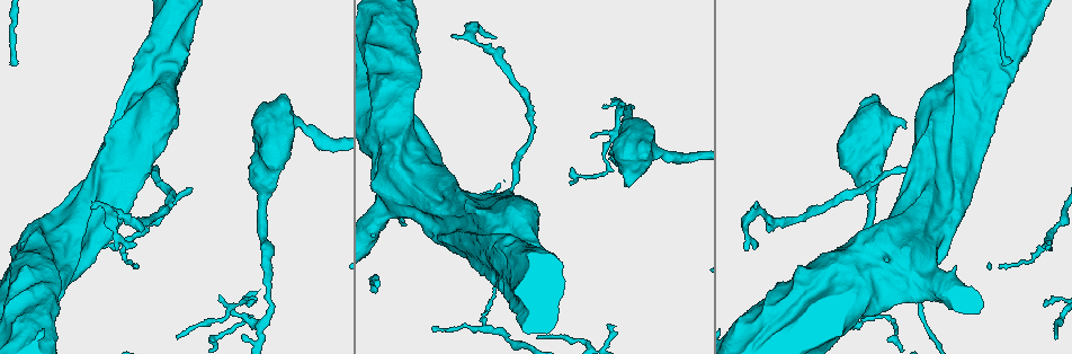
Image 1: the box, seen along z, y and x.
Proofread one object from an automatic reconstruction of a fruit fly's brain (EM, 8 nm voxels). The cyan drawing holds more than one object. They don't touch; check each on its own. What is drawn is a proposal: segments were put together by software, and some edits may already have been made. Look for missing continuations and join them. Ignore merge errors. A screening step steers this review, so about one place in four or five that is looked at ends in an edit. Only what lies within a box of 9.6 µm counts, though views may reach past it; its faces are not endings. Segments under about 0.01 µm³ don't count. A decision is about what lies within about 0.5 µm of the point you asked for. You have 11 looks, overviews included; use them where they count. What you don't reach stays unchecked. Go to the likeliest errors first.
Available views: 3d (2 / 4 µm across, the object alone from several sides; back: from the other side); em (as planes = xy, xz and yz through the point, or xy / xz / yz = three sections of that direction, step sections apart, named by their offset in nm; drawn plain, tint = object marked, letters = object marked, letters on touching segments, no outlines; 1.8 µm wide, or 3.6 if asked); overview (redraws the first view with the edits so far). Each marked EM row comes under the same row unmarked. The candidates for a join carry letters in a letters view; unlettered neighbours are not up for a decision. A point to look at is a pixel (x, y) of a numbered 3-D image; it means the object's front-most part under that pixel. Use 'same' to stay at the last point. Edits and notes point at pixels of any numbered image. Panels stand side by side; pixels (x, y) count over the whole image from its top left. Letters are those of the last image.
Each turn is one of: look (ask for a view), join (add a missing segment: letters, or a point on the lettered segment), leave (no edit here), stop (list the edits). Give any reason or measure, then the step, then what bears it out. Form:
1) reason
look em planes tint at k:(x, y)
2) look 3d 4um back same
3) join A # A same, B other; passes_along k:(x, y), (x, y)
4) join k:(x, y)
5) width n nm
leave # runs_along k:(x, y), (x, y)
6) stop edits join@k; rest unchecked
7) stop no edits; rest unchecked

tapers out
look 3d 2um at 1:(376, 291)

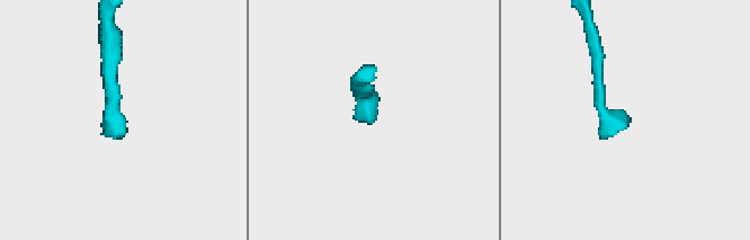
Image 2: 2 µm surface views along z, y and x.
now the EM
look em xy step 16 tint at 2:(629, 121)

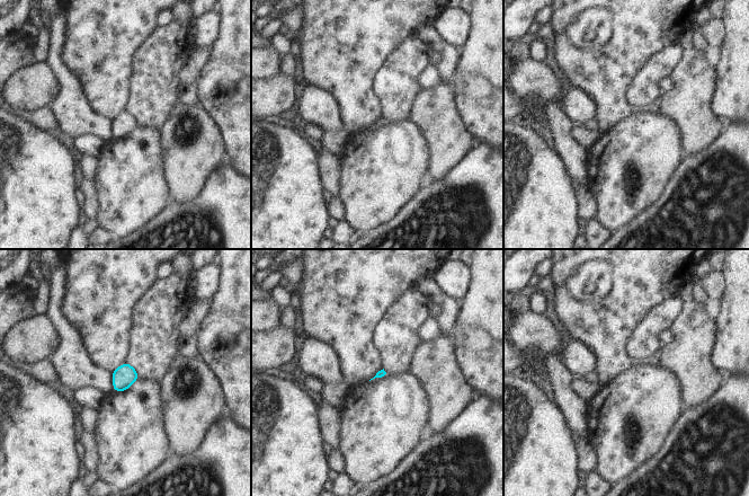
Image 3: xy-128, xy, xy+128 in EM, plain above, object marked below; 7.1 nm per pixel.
another direction
look em planes letters same

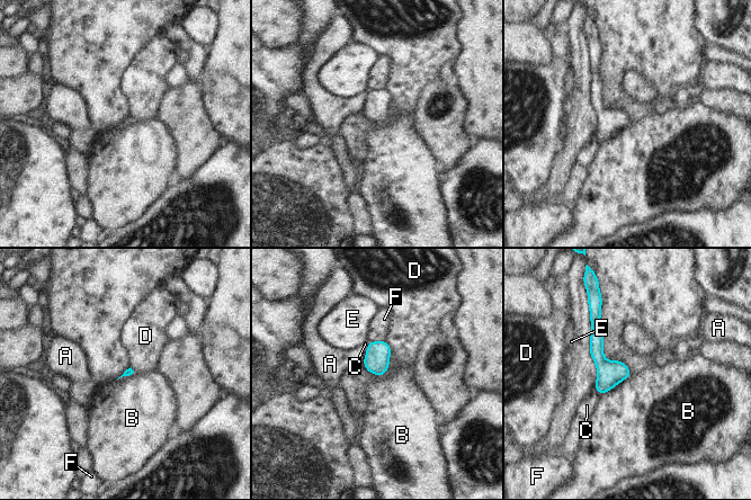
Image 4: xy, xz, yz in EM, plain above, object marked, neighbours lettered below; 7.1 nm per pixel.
leave # A other, B other, C other, D other, E other, F other; runs_along 4:(595, 317), (601, 391); no lettered segment goes on from it

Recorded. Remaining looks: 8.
tapers out
look em planes tint at 1:(608, 325)

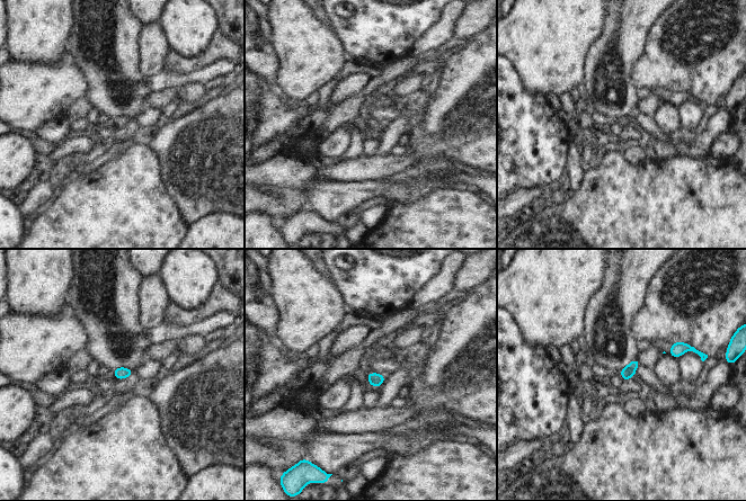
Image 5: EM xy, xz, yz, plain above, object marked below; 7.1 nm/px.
look em planes letters same

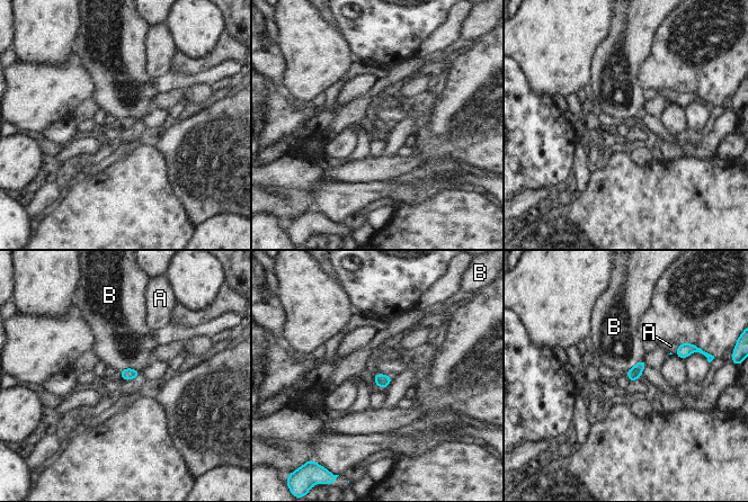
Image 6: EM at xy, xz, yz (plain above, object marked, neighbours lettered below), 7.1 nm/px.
longest_contact B 150 nm
leave # A other, B other; none of them fits

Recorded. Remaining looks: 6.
tapers out
look em planes letters at 1:(452, 35)

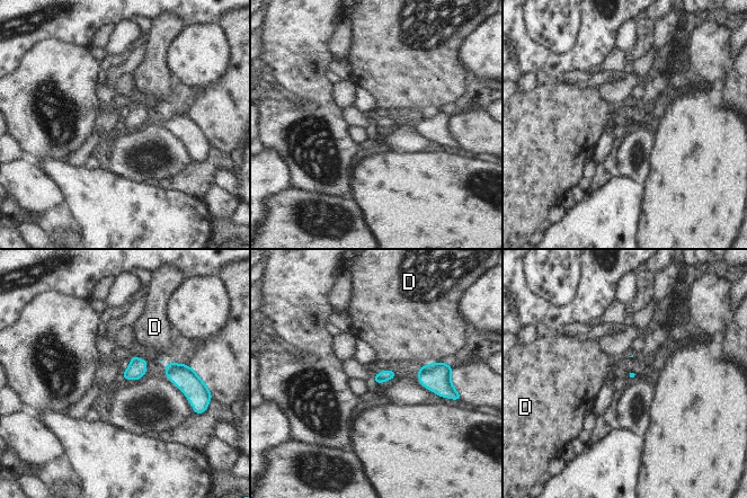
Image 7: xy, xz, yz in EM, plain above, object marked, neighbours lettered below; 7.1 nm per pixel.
leave # D other; border 7:(442, 361), (426, 363), (419, 367); no lettered segment goes on from it

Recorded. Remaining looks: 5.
an open end
look 3d 4um at 1:(905, 126)

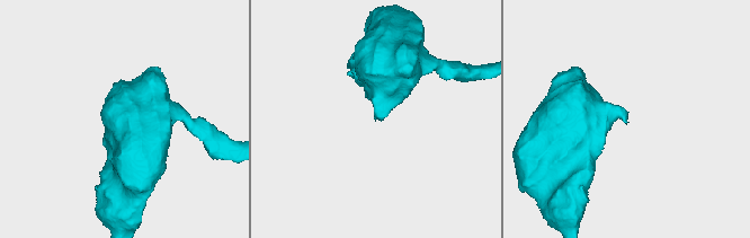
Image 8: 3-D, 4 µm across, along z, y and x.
look em 3.6um planes letters at 8:(377, 119)

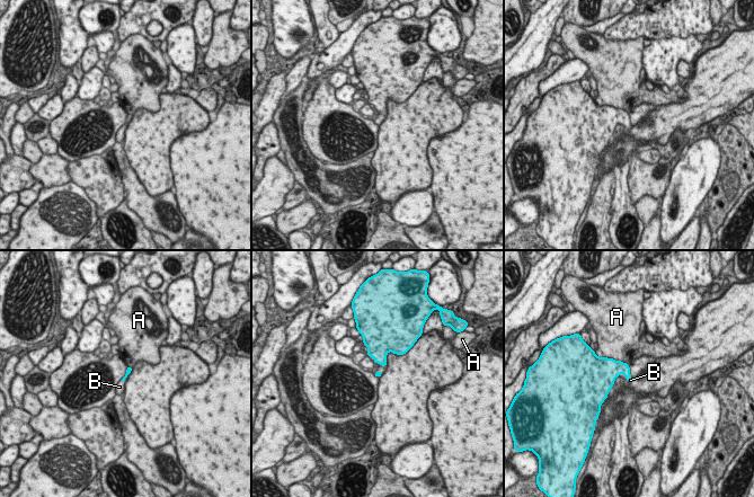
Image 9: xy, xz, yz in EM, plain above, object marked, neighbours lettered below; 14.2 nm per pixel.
longest_contact A 440 nm
join B # A other, B same; passes_along 9:(129, 370), (123, 380), (120, 387); it goes on there

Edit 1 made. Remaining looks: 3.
stop edits join@9; rest unchecked

